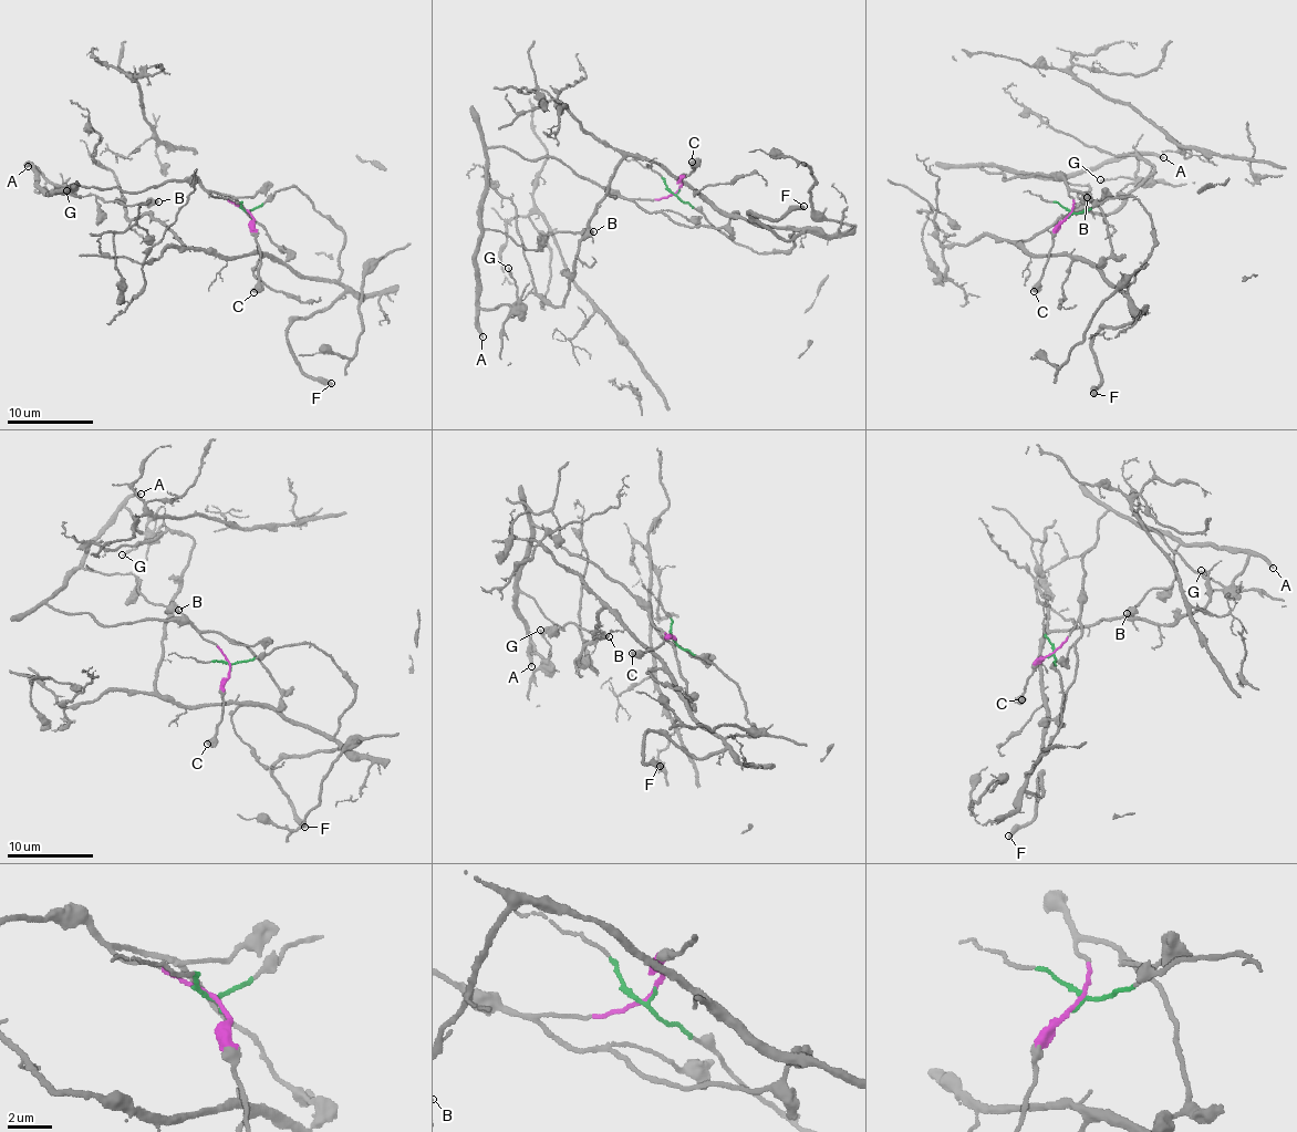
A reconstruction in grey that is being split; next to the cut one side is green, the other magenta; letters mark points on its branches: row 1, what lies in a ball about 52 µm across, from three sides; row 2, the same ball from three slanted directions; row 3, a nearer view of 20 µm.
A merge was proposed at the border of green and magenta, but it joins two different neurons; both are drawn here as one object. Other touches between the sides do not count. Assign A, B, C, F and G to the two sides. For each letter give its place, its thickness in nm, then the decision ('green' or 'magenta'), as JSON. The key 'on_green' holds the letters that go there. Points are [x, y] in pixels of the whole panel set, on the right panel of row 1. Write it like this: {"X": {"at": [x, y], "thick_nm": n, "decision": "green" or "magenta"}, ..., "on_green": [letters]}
{"A": {"at": [1163, 157], "thick_nm": 240, "decision": "magenta"}, "B": {"at": [1087, 197], "thick_nm": 500, "decision": "magenta"}, "C": {"at": [1034, 291], "thick_nm": 600, "decision": "magenta"}, "F": {"at": [1093, 393], "thick_nm": 440, "decision": "green"}, "G": {"at": [1100, 179], "thick_nm": 170, "decision": "magenta"}, "on_green": ["F"]}

